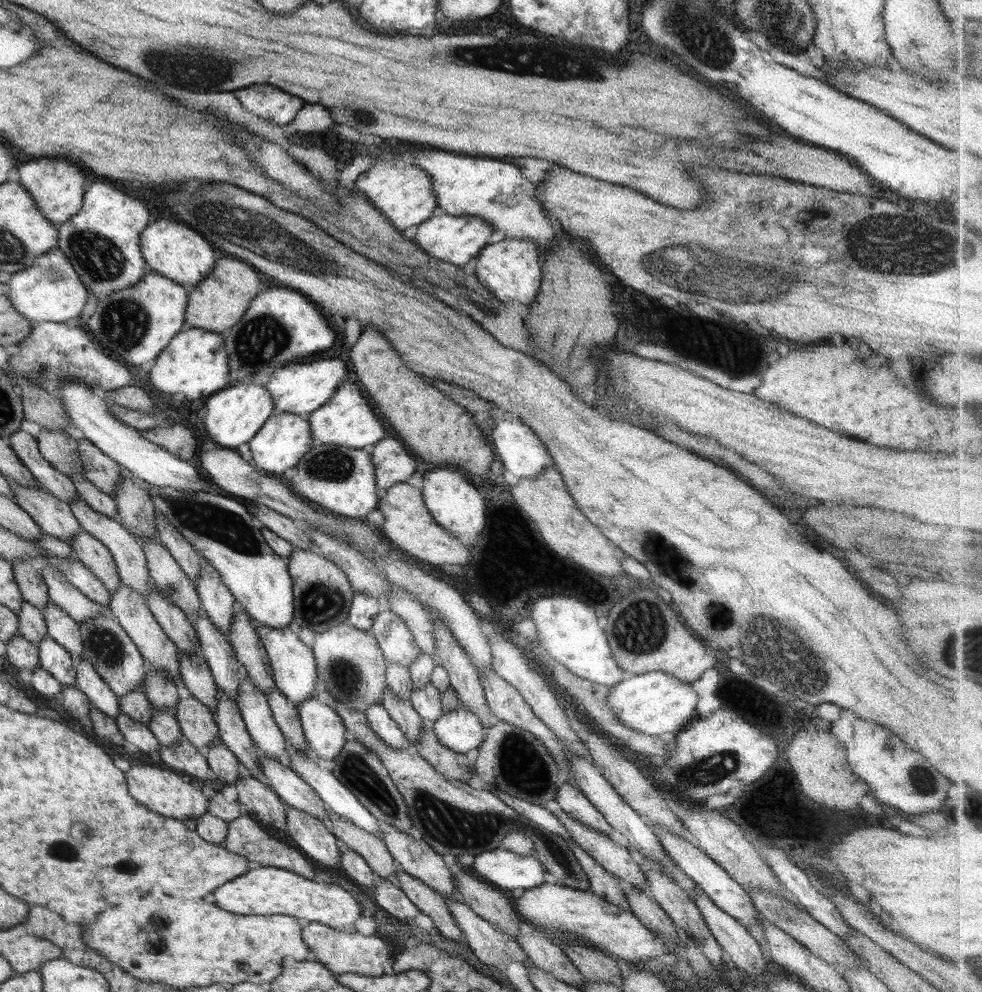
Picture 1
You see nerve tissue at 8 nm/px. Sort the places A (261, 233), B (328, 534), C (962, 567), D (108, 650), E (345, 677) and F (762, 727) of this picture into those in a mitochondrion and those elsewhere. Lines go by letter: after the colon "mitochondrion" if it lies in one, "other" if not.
A: mitochondrion
B: other
C: other
D: mitochondrion
E: mitochondrion
F: other

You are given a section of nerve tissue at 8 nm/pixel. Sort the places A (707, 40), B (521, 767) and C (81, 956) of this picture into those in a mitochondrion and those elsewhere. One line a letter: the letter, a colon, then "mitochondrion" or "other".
A: mitochondrion
B: mitochondrion
C: other

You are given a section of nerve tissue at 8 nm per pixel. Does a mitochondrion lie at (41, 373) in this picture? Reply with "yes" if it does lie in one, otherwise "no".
yes

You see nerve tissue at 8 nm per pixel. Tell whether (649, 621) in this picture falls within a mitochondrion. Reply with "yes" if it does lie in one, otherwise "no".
yes

